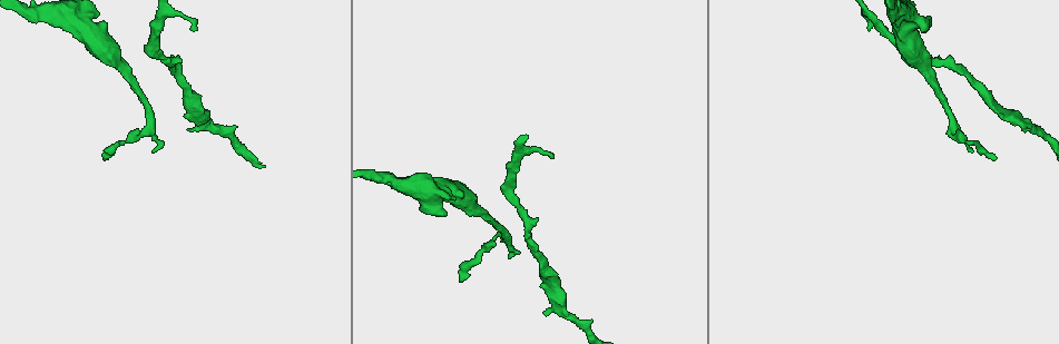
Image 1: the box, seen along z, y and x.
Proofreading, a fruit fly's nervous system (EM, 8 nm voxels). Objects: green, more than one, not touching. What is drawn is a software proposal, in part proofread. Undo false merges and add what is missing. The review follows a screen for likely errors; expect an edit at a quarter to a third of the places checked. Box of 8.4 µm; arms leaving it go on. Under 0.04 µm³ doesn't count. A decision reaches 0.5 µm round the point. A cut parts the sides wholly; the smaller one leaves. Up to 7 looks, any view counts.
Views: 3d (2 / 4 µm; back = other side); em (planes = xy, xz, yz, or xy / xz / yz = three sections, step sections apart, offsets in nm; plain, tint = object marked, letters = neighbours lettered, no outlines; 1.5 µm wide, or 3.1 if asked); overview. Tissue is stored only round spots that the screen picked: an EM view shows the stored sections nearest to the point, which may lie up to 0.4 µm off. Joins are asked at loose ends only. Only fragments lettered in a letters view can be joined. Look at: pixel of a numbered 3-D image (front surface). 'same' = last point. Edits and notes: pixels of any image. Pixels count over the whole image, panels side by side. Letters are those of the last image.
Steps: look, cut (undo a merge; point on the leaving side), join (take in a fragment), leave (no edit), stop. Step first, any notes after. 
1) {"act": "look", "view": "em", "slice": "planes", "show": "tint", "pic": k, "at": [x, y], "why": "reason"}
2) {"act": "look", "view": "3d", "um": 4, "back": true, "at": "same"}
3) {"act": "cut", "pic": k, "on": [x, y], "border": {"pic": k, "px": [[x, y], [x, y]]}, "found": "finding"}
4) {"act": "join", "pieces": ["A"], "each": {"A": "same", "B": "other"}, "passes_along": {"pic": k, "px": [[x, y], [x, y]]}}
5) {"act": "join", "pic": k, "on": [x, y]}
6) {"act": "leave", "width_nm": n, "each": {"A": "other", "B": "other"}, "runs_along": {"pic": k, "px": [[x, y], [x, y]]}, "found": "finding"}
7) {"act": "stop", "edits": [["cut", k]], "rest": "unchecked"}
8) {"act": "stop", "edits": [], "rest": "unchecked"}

{"act": "look", "view": "em", "slice": "planes", "show": "letters", "pic": 1, "at": [188, 128], "why": "free end"}

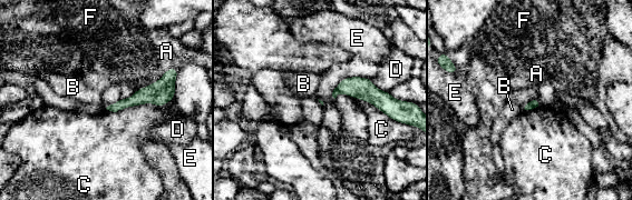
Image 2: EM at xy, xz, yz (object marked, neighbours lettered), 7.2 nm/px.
{"act": "leave", "longest_contact_nm": ["C", 400], "each": {"A": "other", "B": "other", "C": "other", "D": "other", "E": "other", "F": "other"}, "found": "none of them fits"}

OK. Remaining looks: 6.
{"act": "look", "view": "em", "slice": "planes", "show": "letters", "pic": 1, "at": [994, 159], "why": "an open end"}

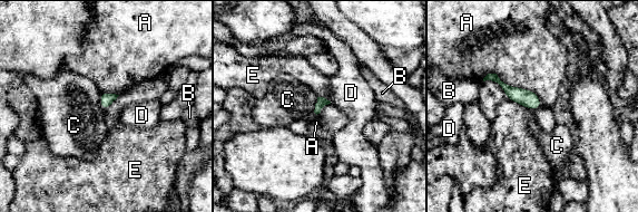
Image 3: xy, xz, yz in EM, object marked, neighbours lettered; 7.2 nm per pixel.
{"act": "leave", "each": {"A": "other", "B": "other", "C": "other", "D": "other", "E": "other"}, "border": {"pic": 3, "px": [[99, 94], [99, 105], [102, 109]]}, "found": "none of them fits"}

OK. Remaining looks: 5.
{"act": "look", "view": "em", "slice": "planes", "show": "plain", "pic": 1, "at": [867, 29], "why": "thin end"}

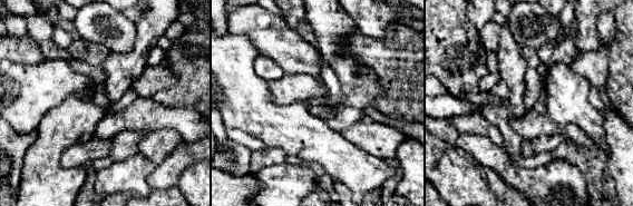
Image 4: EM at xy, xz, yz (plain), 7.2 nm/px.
{"act": "look", "view": "em", "slice": "planes", "show": "tint", "at": "same"}

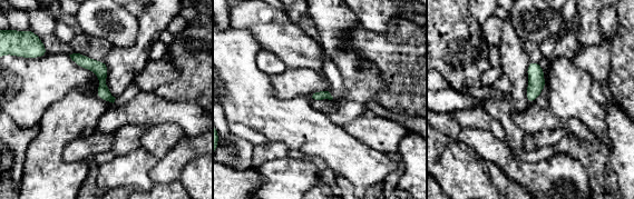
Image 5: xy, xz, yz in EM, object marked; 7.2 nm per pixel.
{"act": "look", "view": "em", "slice": "planes", "show": "letters", "at": "same", "why": "see the neighbours"}

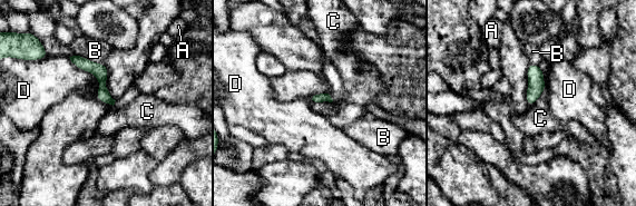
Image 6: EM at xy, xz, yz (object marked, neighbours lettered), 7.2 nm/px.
{"act": "leave", "each": {"A": "other", "B": "other", "C": "other", "D": "other"}, "border": {"pic": 6, "px": [[333, 100], [315, 101], [312, 104]]}, "found": "no lettered fragment goes on from it"}

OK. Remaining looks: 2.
{"act": "stop", "edits": [], "rest": "unchecked"}

